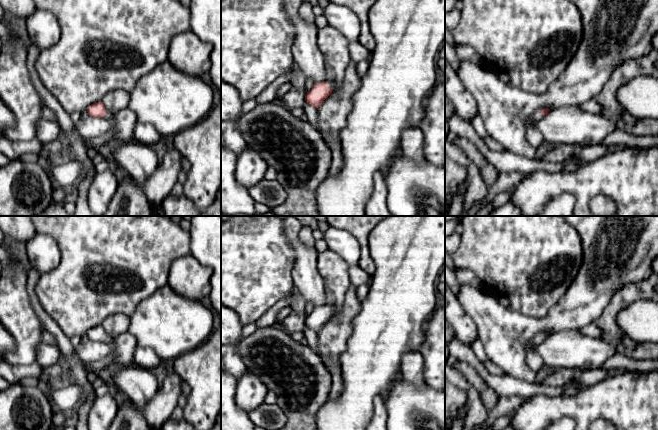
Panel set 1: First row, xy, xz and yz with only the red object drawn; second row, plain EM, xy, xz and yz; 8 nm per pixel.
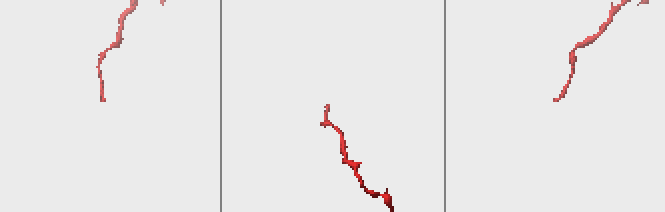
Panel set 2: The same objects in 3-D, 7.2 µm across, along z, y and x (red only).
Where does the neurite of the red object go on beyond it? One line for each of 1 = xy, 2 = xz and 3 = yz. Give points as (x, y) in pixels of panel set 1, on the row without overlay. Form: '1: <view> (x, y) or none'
1: xy (110, 340)
2: xz (331, 309)
3: yz (534, 361)

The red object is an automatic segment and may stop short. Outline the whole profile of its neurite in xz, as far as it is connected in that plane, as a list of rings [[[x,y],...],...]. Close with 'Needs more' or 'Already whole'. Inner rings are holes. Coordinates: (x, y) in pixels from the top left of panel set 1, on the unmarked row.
[[[327,305],[315,307],[312,313],[307,315],[305,325],[317,333],[320,328],[332,317],[335,311],[335,307]]]. Needs more

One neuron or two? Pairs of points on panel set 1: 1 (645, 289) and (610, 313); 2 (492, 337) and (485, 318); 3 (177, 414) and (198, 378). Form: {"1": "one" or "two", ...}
{"1": "one", "2": "one", "3": "two"}

